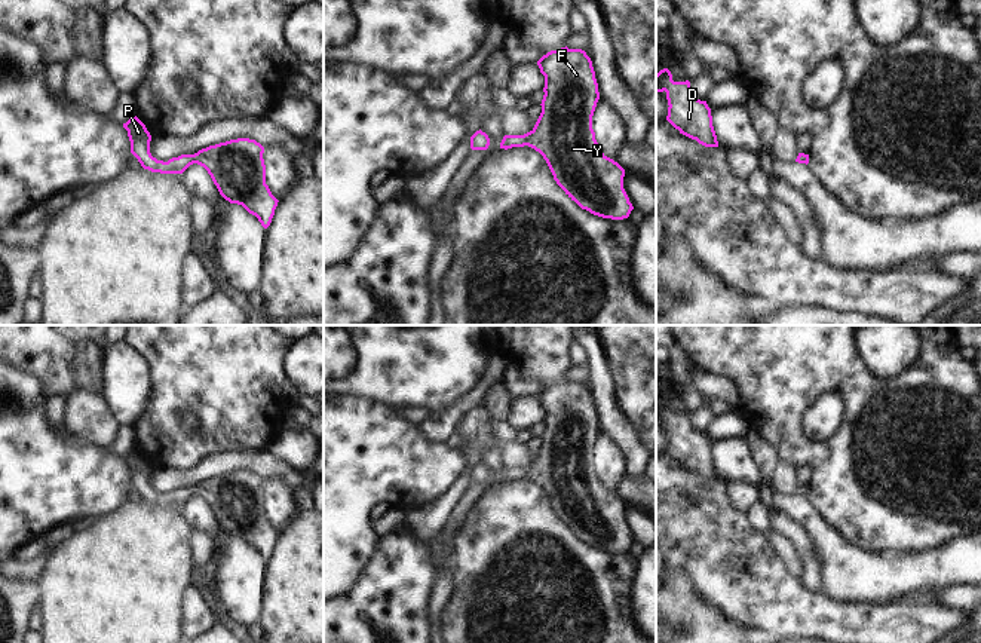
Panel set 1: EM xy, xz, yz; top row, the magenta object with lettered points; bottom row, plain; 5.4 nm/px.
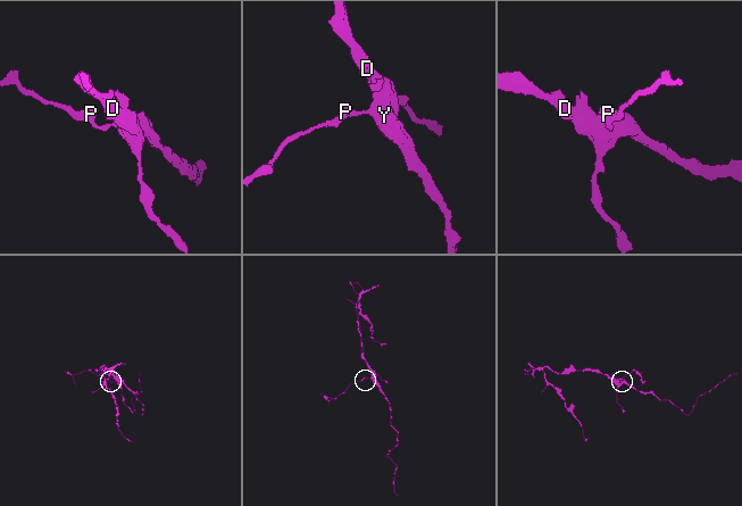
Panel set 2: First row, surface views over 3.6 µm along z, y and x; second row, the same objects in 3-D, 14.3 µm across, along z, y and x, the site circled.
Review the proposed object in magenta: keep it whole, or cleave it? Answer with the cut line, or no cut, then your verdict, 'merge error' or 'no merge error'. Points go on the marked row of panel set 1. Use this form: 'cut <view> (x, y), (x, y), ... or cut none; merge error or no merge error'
cut none; no merge error

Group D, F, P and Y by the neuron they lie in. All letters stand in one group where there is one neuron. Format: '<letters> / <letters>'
D F P Y

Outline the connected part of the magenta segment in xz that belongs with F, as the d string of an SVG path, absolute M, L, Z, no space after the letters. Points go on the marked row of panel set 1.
M565 46L543 55L537 65L545 76L542 113L530 132L505 135L500 148L534 148L582 209L628 218L634 206L623 189L625 169L603 153L592 129L600 92L591 58Z

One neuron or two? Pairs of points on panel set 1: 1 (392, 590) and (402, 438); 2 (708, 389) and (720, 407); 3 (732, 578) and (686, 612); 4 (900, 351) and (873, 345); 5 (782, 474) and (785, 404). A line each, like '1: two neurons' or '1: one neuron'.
1: two neurons
2: two neurons
3: two neurons
4: one neuron
5: two neurons

